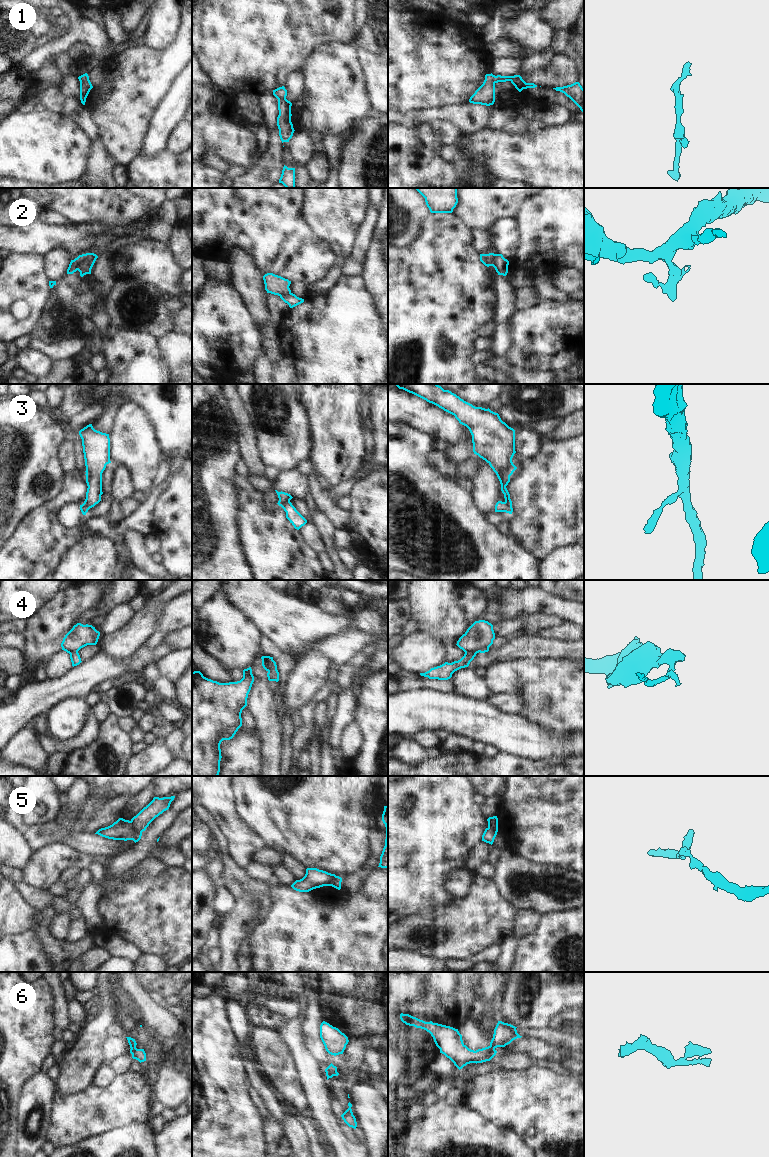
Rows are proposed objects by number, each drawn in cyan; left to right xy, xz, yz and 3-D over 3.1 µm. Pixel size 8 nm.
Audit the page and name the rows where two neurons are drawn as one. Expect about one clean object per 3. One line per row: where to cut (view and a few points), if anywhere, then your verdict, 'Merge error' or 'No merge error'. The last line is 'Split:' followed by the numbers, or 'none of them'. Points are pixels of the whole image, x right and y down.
1: No split. No merge error
2: Split along xy (94, 254), (91, 262), (81, 262), (76, 269). Merge error
3: Split along xz (289, 500), (281, 506). Merge error
4: Split along yz (488, 648), (482, 648), (478, 651), (467, 651), (465, 653). Merge error
5: Split along xy (130, 821), (131, 825), (141, 833). Merge error
6: Split along yz (489, 1046), (494, 1049). Merge error
Split: 2, 3, 4, 5, 6

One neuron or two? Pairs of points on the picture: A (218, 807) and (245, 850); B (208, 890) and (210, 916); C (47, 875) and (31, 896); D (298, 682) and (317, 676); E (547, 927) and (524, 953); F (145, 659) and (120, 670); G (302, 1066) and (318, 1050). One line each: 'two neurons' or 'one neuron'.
A: one neuron
B: one neuron
C: two neurons
D: one neuron
E: one neuron
F: one neuron
G: two neurons

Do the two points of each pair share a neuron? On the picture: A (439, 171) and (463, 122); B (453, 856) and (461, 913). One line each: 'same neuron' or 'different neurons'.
A: different neurons
B: different neurons

